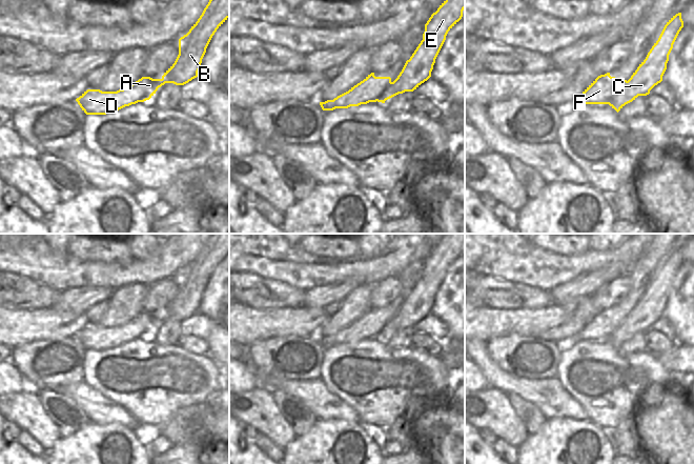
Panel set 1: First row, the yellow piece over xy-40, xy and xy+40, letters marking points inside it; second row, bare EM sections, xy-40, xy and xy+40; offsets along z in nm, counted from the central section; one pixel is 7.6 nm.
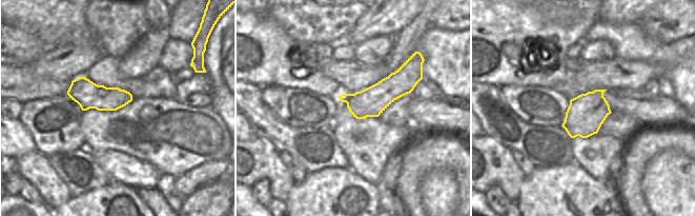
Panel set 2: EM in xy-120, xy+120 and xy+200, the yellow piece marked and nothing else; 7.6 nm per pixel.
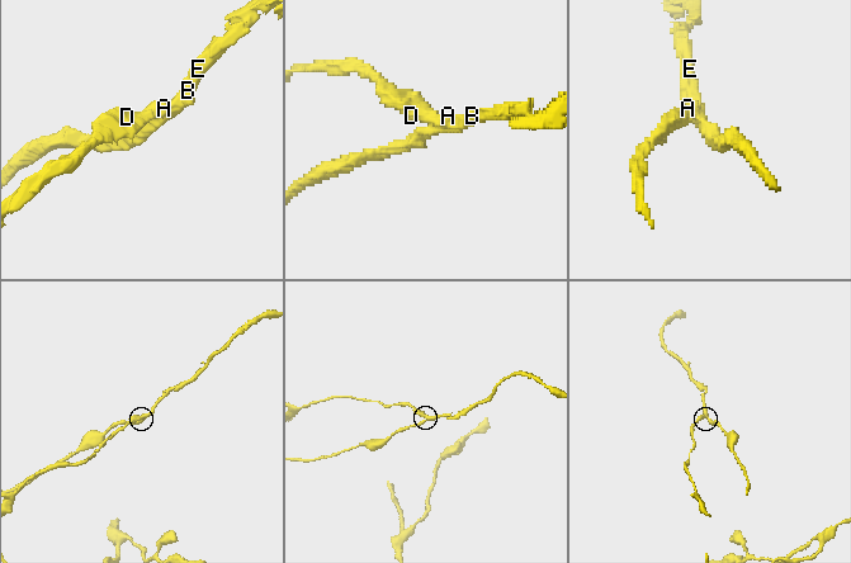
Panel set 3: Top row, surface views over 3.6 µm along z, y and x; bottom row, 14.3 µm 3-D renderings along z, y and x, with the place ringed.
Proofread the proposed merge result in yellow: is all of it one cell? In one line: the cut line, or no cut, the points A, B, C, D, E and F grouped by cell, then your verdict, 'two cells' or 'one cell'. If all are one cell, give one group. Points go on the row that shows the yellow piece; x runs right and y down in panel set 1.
cut xy+40 (627, 81), (607, 103); groups A D F / B C E; two cells

